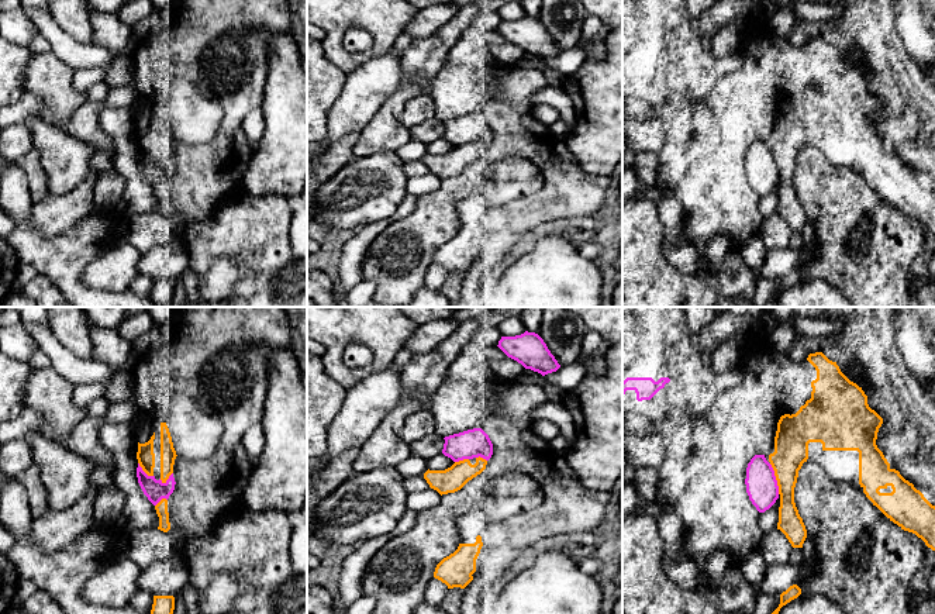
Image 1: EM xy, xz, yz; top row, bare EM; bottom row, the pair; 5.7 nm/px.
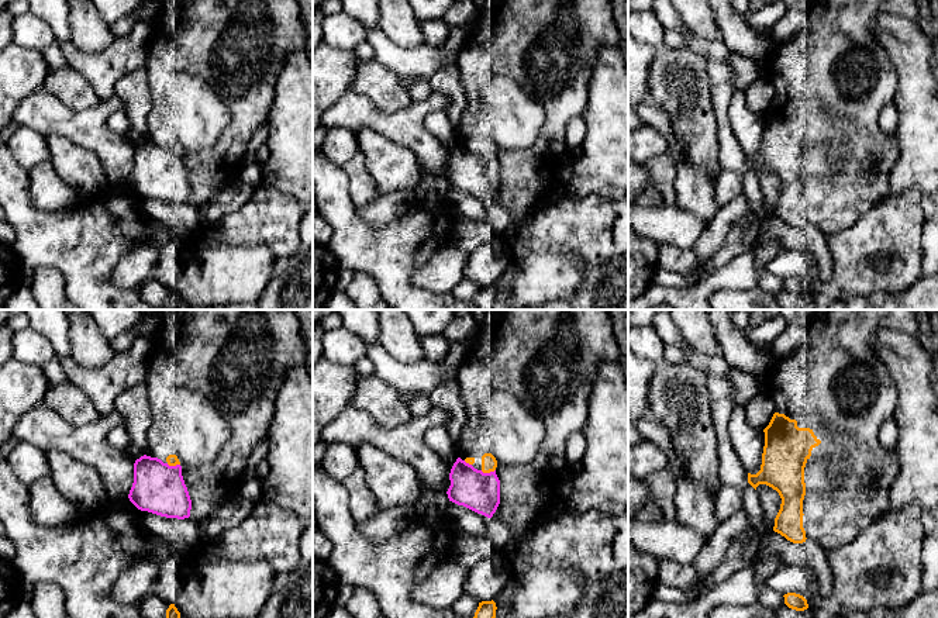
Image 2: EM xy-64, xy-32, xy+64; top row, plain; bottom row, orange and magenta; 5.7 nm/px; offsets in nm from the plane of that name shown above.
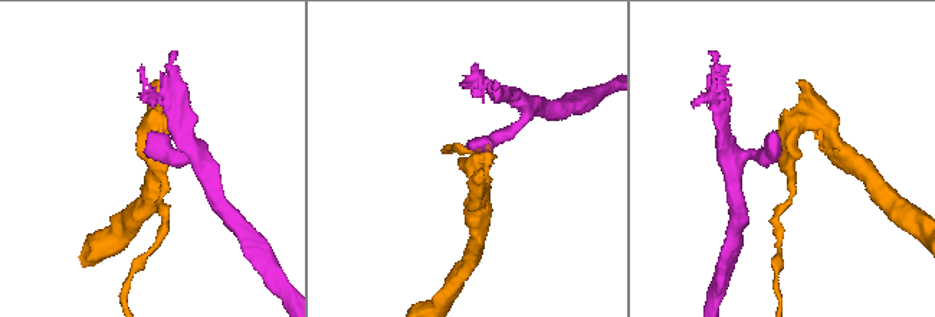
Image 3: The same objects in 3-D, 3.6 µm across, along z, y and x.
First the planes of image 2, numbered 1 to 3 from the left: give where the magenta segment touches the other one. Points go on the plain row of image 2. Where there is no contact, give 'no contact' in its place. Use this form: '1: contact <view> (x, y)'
1: contact xy-64 (173, 149)
2: contact xy-32 (488, 156)
3: no contact

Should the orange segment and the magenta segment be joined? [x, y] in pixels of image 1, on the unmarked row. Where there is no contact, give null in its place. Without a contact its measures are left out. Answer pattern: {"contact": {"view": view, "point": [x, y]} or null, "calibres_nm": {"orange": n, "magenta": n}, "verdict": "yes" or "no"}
{"contact": {"view": "yz", "point": [776, 164]}, "calibres_nm": {"orange": 200, "magenta": 180}, "verdict": "no"}

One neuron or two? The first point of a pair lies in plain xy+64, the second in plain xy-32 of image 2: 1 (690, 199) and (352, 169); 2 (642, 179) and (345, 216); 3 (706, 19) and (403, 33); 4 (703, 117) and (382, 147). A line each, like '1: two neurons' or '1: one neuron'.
1: two neurons
2: two neurons
3: one neuron
4: two neurons

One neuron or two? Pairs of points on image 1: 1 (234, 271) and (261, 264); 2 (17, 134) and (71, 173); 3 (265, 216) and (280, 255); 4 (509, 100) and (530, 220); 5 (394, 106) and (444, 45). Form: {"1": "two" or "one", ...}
{"1": "two", "2": "two", "3": "one", "4": "one", "5": "one"}

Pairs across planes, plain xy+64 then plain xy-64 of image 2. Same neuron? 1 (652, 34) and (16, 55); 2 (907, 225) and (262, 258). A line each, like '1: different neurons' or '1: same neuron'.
1: different neurons
2: different neurons

